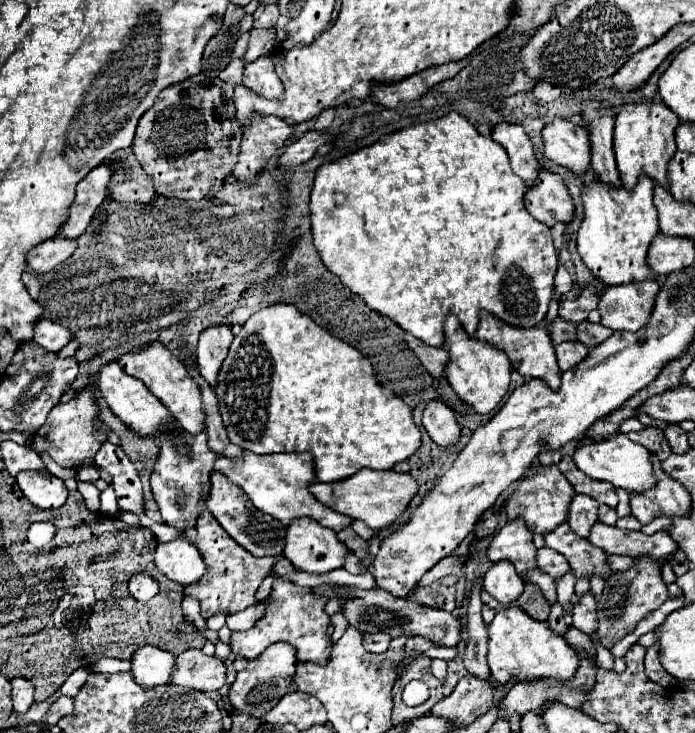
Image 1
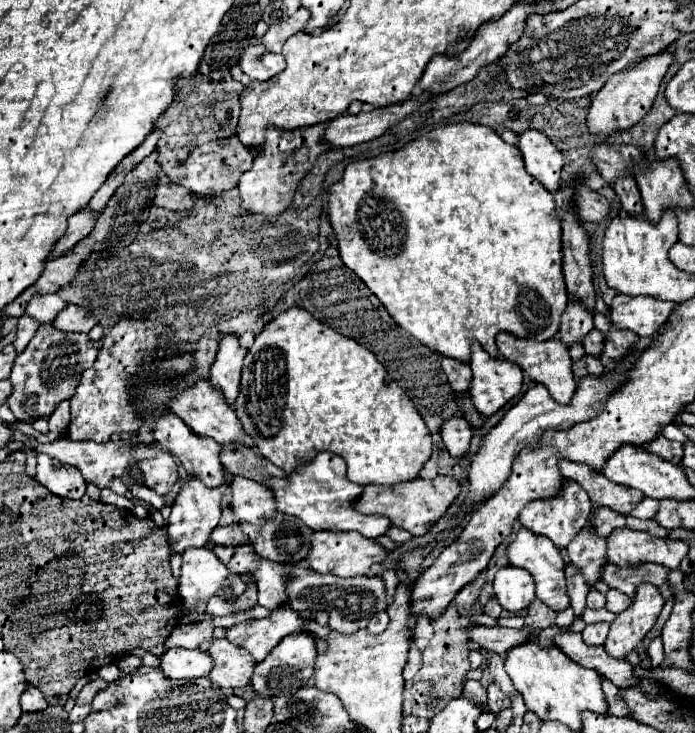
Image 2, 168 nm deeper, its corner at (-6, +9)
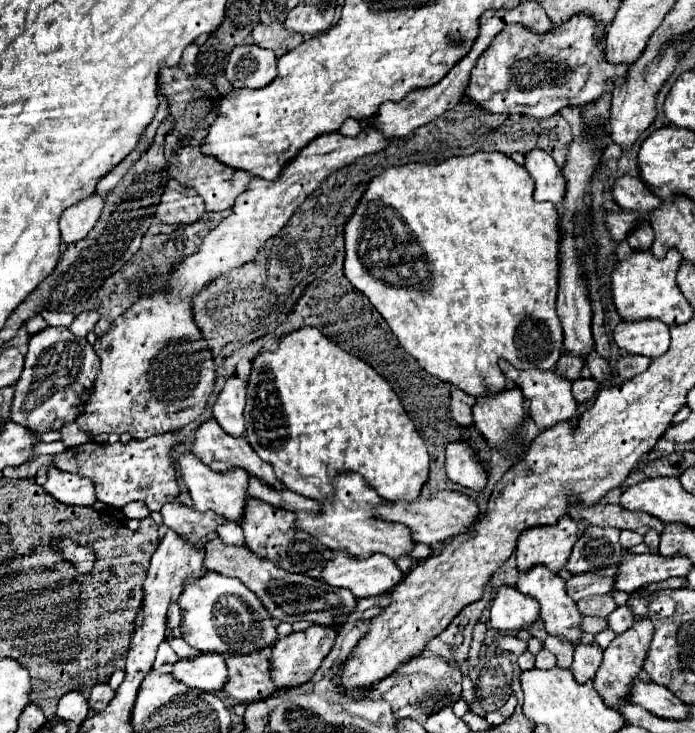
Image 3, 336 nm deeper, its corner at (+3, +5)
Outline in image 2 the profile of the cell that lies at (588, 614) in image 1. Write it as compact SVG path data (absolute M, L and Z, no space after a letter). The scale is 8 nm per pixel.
M605 622L591 624L583 630L583 642L589 646L603 646L607 634L609 634L609 624L605 624Z

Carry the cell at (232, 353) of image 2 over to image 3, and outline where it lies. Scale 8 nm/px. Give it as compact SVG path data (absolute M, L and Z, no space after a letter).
M236 374L224 380L224 388L218 392L218 398L212 406L216 422L224 432L232 436L244 436L244 404L246 404L246 384Z

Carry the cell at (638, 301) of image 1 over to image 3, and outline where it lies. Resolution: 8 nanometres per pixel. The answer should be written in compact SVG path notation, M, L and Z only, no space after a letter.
M620 320L614 328L614 342L624 352L656 358L668 350L670 334L660 320Z

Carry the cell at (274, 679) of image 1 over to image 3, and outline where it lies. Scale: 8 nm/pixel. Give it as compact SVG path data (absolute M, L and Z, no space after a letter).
M312 624L304 632L292 632L286 638L280 638L272 646L270 656L270 678L278 688L300 688L304 682L312 678L312 674L318 670L324 656L330 652L336 638L336 630L322 624Z

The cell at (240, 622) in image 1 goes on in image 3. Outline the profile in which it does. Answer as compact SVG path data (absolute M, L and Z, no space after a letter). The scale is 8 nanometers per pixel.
M226 522L222 524L216 534L224 540L224 544L244 544L244 538L242 538L242 528L238 522Z

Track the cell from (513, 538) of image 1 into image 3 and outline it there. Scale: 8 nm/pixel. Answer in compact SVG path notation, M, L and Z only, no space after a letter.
M538 564L536 568L530 568L528 572L518 572L516 588L520 588L520 592L530 594L532 598L538 600L538 604L540 604L540 618L544 620L548 634L566 636L568 640L572 640L574 646L578 644L578 638L580 638L580 632L582 632L580 630L580 612L576 608L576 602L566 594L564 580L558 574L548 572L548 568Z

